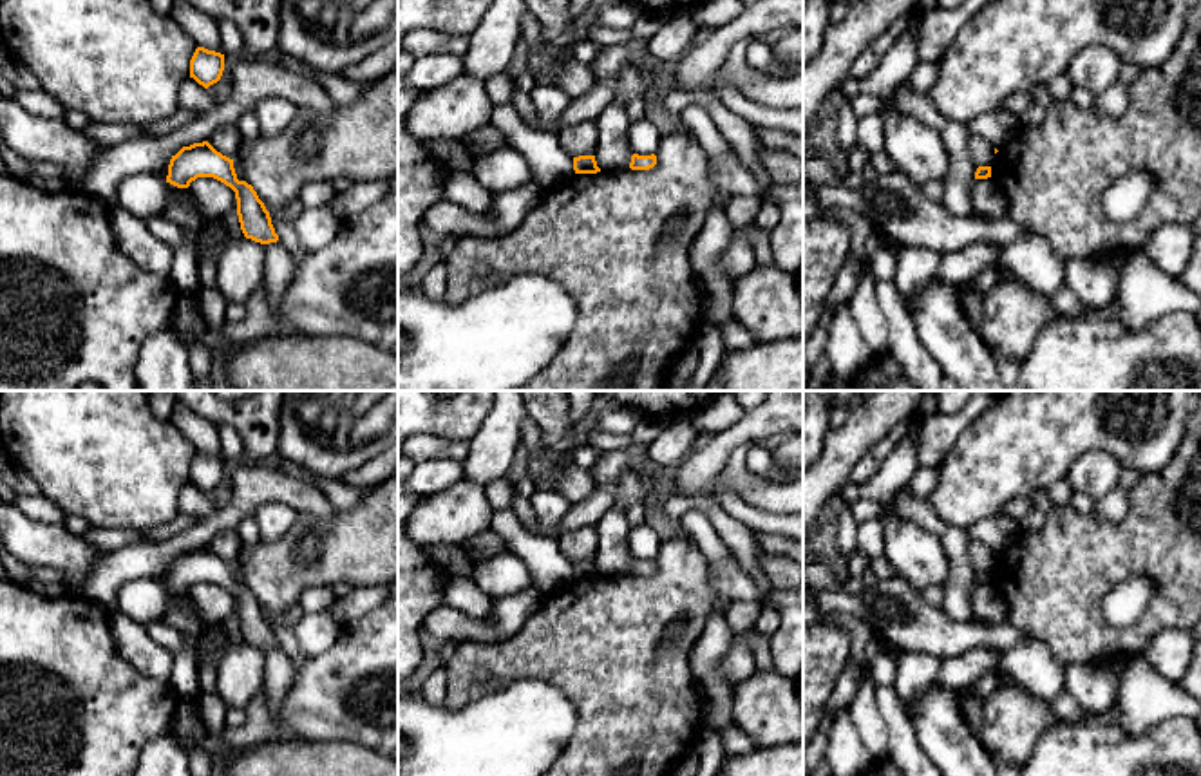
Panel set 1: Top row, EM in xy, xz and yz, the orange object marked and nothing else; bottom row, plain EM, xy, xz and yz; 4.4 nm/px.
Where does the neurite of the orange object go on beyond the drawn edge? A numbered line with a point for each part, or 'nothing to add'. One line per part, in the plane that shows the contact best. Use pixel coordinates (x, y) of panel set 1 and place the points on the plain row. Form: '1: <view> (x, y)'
nothing to add

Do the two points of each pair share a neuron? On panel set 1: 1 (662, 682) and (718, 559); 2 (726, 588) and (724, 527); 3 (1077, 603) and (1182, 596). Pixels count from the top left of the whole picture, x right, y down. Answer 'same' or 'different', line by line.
1: different
2: different
3: same

